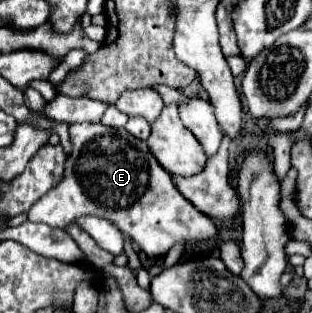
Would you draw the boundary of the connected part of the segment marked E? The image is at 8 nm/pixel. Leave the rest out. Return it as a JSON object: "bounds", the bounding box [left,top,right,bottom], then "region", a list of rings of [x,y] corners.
{"bounds":[31,122,217,258],"region":[[[101,122],[71,124],[69,138],[73,150],[67,156],[63,180],[31,206],[31,222],[67,228],[71,220],[79,216],[99,216],[113,222],[125,236],[129,236],[147,258],[167,254],[175,242],[201,244],[217,234],[213,220],[203,216],[181,196],[171,174],[161,168],[147,142],[131,136],[125,128],[109,128]]]}

